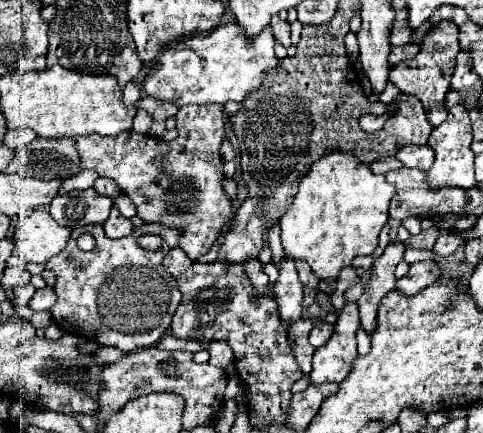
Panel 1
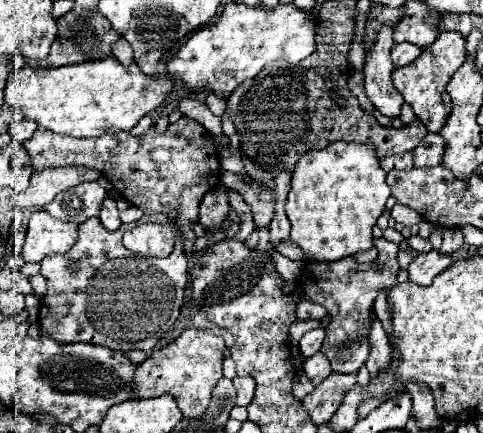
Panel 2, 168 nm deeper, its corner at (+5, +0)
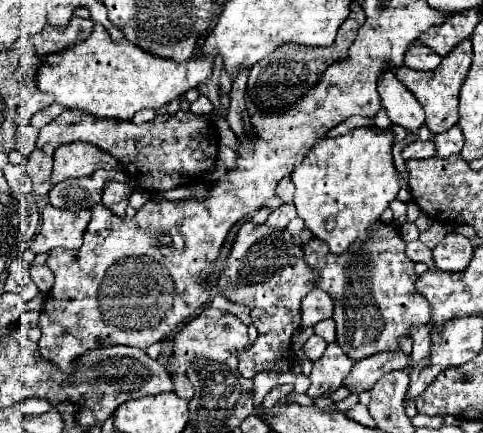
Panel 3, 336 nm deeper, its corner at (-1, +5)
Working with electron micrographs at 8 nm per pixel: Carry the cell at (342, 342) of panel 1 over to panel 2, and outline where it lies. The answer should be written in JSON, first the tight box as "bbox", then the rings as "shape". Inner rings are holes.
{"bbox":[298,237,400,373],"shape":[[[380,237],[374,239],[374,247],[378,249],[378,257],[368,271],[358,271],[358,263],[354,257],[344,257],[338,261],[304,261],[302,265],[298,285],[304,287],[308,299],[324,305],[330,315],[330,325],[326,327],[322,353],[330,359],[332,369],[336,373],[356,373],[364,365],[370,353],[368,333],[376,295],[382,289],[390,291],[398,283],[396,281],[396,275],[400,271],[396,259],[398,243],[390,243],[384,237]]]}

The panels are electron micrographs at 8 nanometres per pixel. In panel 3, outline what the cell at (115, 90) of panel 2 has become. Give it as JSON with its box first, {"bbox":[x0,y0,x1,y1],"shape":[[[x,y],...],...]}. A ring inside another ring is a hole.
{"bbox":[36,24,210,120],"shape":[[[96,24],[88,40],[68,46],[42,62],[36,72],[36,86],[40,92],[52,94],[54,102],[66,106],[66,110],[76,108],[98,118],[132,120],[136,112],[146,108],[158,110],[190,88],[196,88],[210,76],[210,72],[210,60],[188,60],[184,64],[174,64],[144,52],[128,40],[118,44],[112,42],[104,26]]]}

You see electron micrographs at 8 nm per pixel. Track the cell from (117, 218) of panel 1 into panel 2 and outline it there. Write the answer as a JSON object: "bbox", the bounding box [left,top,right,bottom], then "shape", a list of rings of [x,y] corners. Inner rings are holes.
{"bbox":[100,195,120,231],"shape":[[[106,195],[102,209],[100,209],[100,221],[108,231],[116,231],[120,227],[120,217],[118,217],[118,207],[116,207],[116,199],[112,195]]]}

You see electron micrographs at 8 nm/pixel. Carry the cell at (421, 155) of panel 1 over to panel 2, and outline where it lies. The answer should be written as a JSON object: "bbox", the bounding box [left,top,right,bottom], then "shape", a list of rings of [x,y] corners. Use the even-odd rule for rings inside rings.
{"bbox":[414,133,446,167],"shape":[[[426,133],[420,145],[414,149],[414,167],[434,167],[444,159],[446,141],[438,133]]]}

